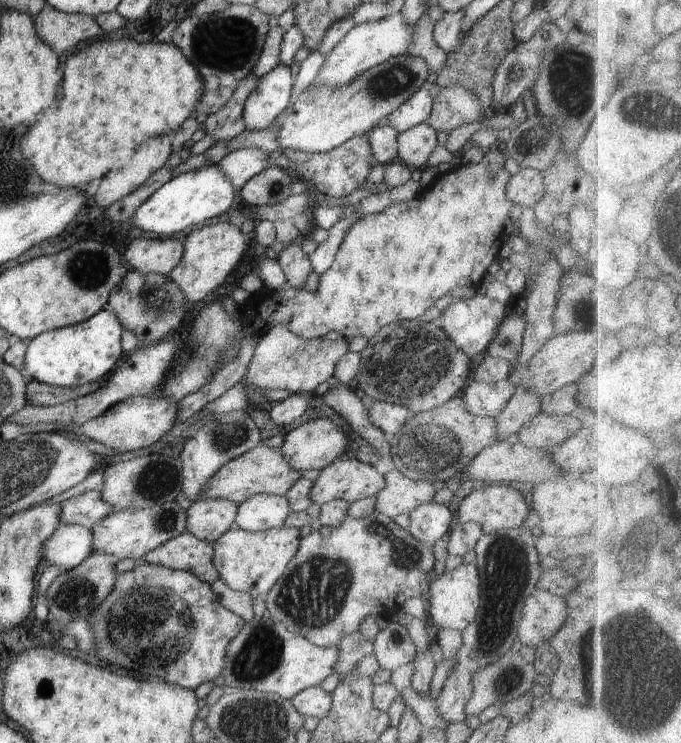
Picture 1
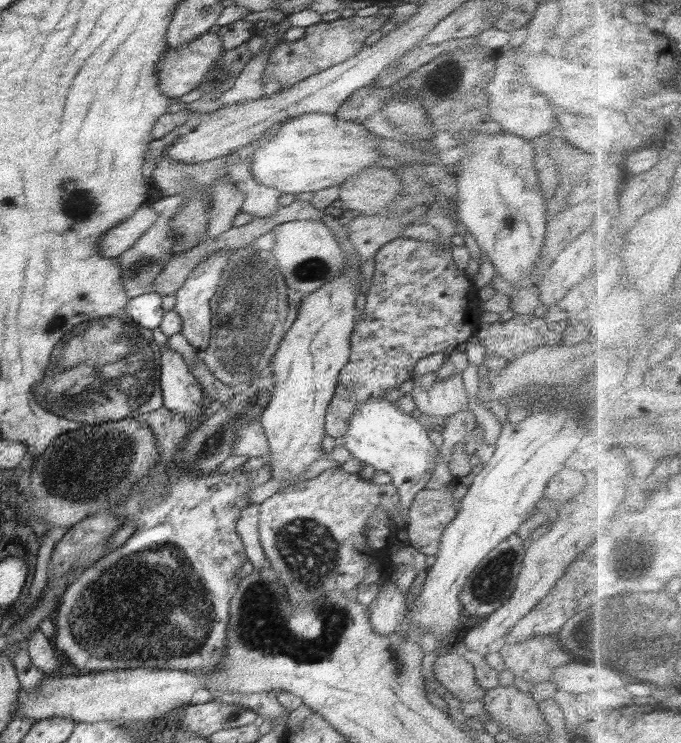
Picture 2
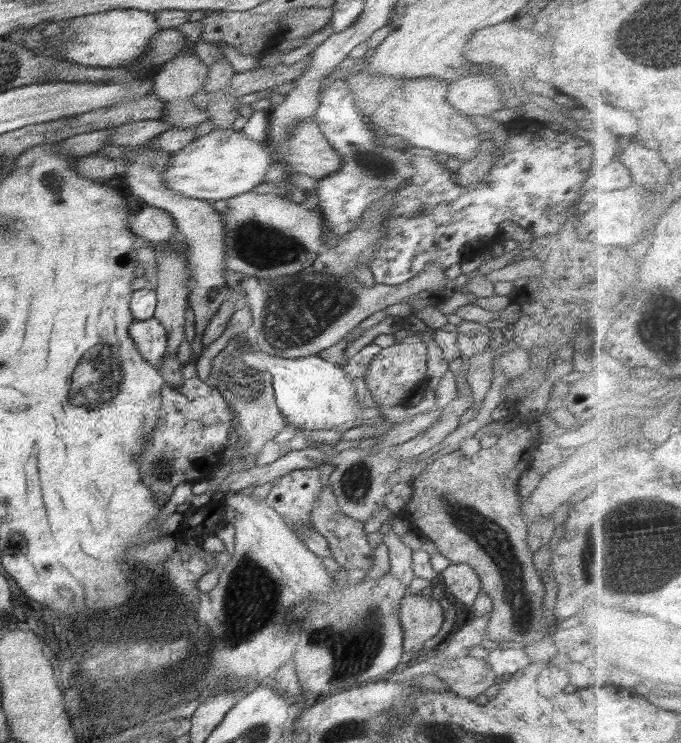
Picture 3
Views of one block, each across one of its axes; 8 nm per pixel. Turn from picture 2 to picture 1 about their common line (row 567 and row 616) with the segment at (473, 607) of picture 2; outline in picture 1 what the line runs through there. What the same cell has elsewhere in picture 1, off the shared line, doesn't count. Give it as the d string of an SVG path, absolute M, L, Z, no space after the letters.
M525 527L512 528L508 530L490 533L483 533L482 538L478 540L478 544L474 546L476 553L475 565L478 569L480 577L480 606L478 606L478 614L476 620L472 624L466 626L466 630L462 630L462 648L458 650L458 654L453 659L456 660L452 672L448 674L440 696L435 698L436 710L444 719L444 722L463 722L466 718L464 706L468 704L468 700L474 692L472 686L472 676L484 668L494 664L497 658L506 654L511 648L514 640L517 638L517 628L522 618L522 610L526 597L535 591L536 582L543 572L540 566L541 559L535 547L535 537L531 530Z

